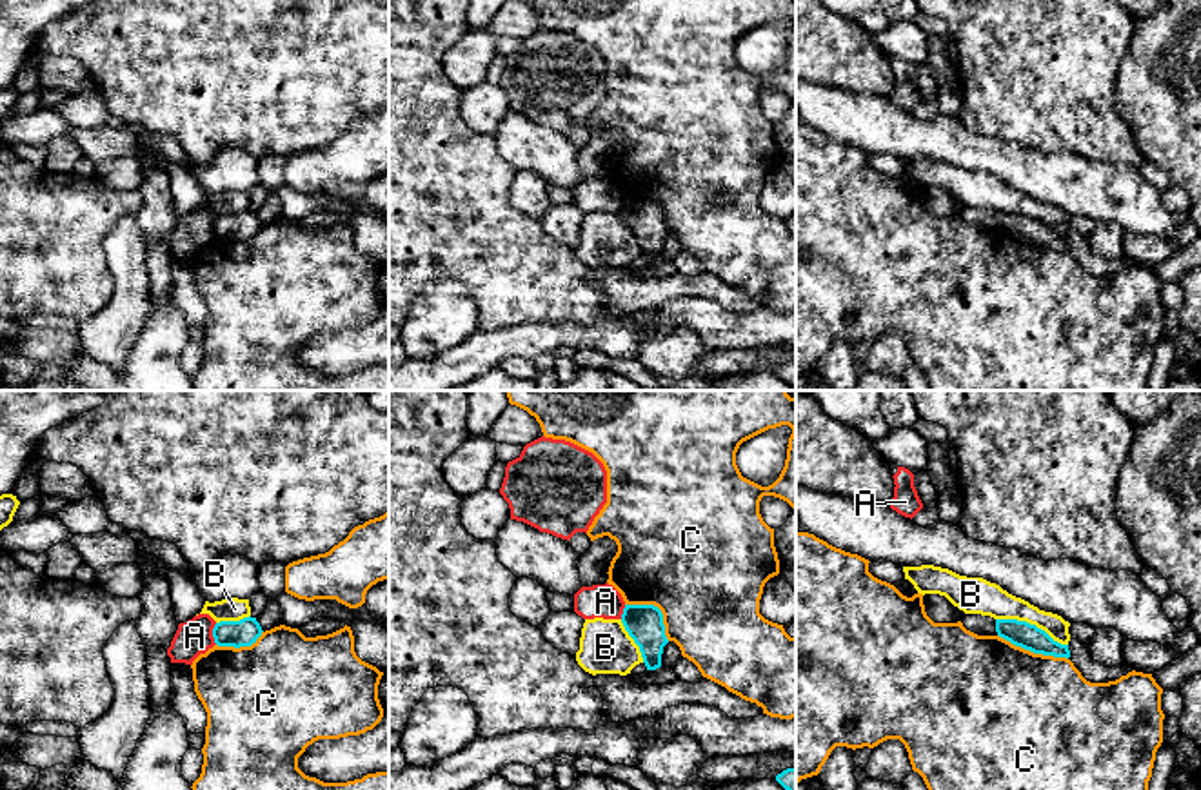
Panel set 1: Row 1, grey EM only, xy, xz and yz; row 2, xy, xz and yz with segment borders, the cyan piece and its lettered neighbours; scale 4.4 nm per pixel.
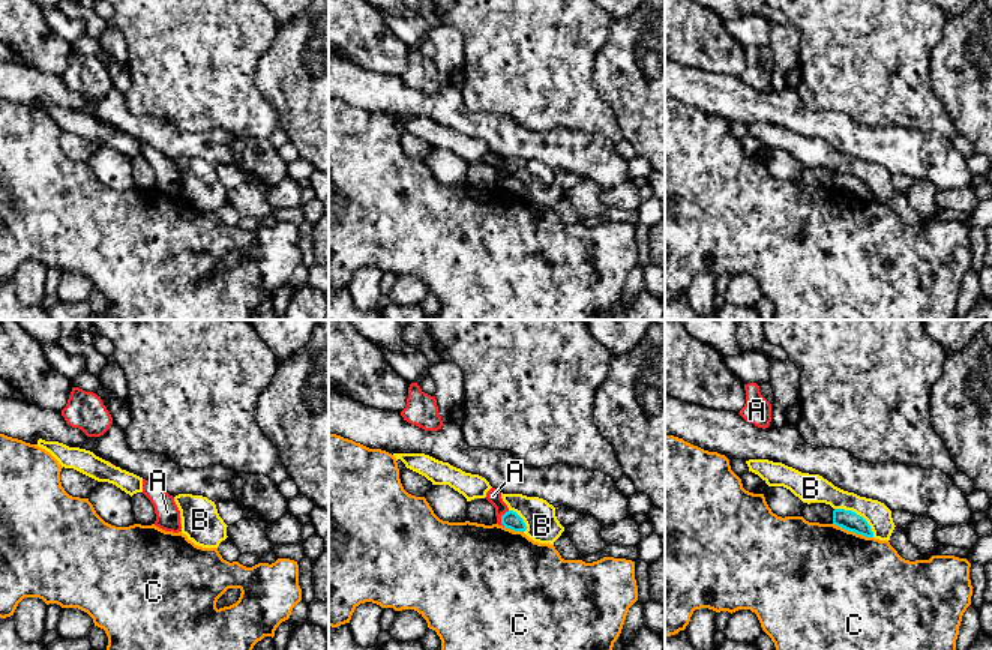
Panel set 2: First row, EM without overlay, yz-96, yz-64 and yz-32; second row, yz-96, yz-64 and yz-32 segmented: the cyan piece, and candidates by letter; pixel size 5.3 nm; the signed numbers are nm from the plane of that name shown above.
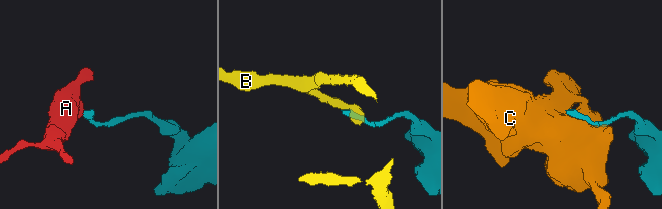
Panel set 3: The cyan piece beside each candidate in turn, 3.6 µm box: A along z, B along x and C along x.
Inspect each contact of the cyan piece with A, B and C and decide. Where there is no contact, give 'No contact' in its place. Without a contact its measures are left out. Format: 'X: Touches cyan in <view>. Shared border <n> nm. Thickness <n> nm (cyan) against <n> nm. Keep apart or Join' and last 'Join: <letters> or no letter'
A: Touches cyan in xy. Shared border 100 nm. Thickness 120 nm (cyan) against 160 nm. Keep apart
B: Touches cyan in yz. Shared border 340 nm. Thickness 120 nm (cyan) against 150 nm. Keep apart
C: Touches cyan in yz. Shared border 340 nm. Thickness 120 nm (cyan) against 480 nm. Keep apart
Join: no letter

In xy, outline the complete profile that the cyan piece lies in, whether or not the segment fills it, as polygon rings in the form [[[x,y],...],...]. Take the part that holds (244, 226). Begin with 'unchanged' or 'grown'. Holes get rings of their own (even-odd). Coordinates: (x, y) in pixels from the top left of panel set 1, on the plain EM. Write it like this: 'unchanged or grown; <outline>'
unchanged; [[[256,211],[240,214],[220,214],[213,222],[213,231],[218,240],[251,240],[262,229],[262,220]]]

